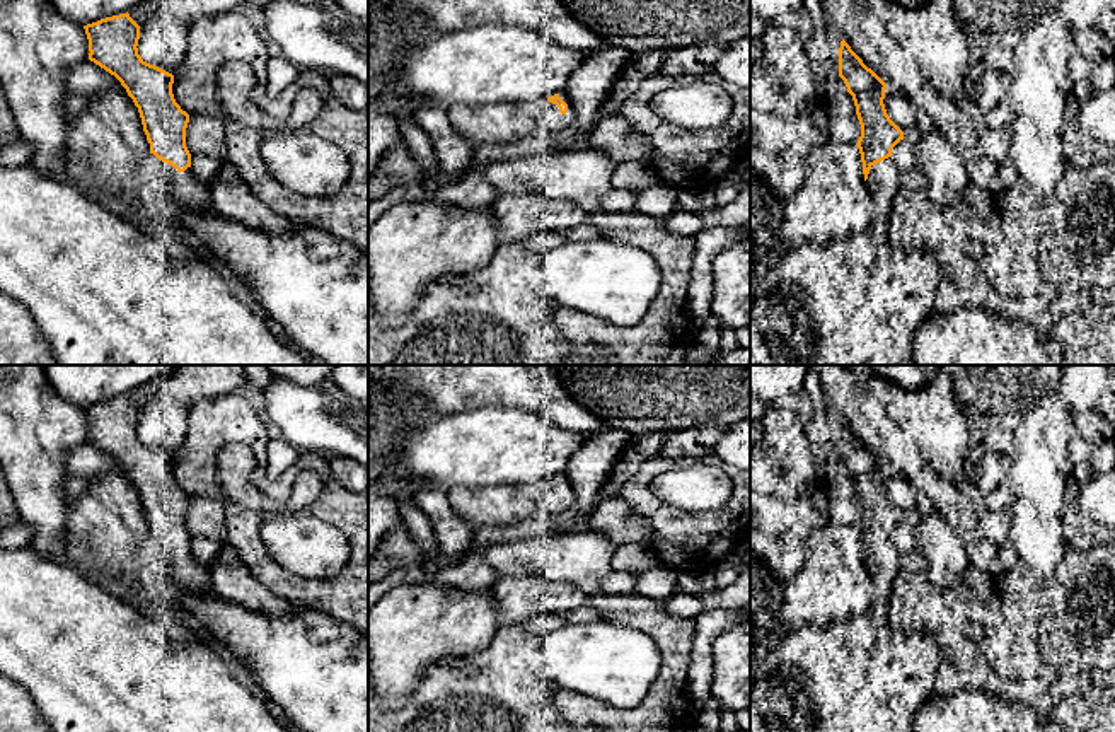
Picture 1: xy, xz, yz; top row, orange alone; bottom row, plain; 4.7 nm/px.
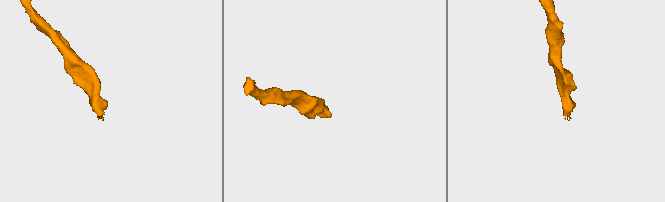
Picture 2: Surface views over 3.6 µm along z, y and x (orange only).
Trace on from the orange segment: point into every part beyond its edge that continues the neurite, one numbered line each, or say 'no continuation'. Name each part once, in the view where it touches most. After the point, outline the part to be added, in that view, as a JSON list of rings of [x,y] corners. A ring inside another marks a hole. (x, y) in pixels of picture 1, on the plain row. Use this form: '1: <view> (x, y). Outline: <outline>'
1: xz (546, 497). Outline: [[[566,473],[559,474],[559,479],[568,486],[566,497],[561,497],[559,490],[549,485],[547,481],[540,481],[527,488],[537,510],[559,514],[559,512],[569,510],[575,505],[575,491],[566,478]]]

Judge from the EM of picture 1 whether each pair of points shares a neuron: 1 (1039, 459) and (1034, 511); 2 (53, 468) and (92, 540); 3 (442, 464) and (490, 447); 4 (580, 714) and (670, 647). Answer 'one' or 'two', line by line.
1: one
2: two
3: one
4: one

